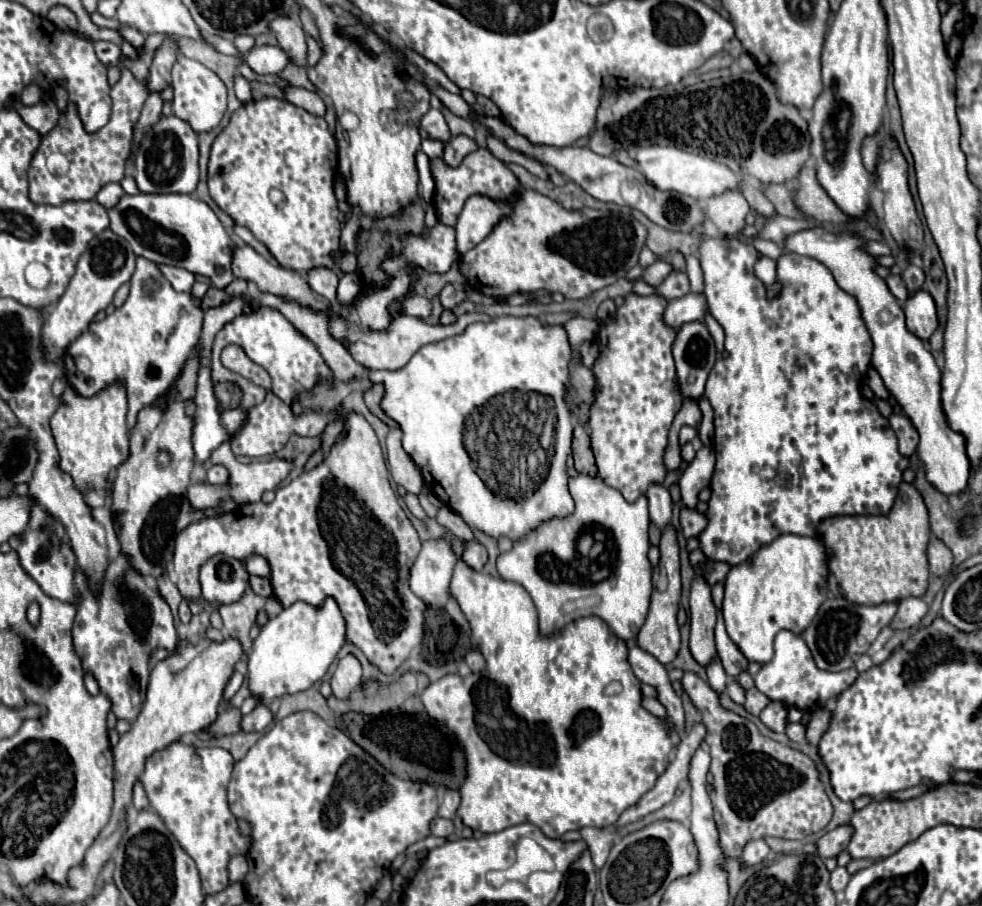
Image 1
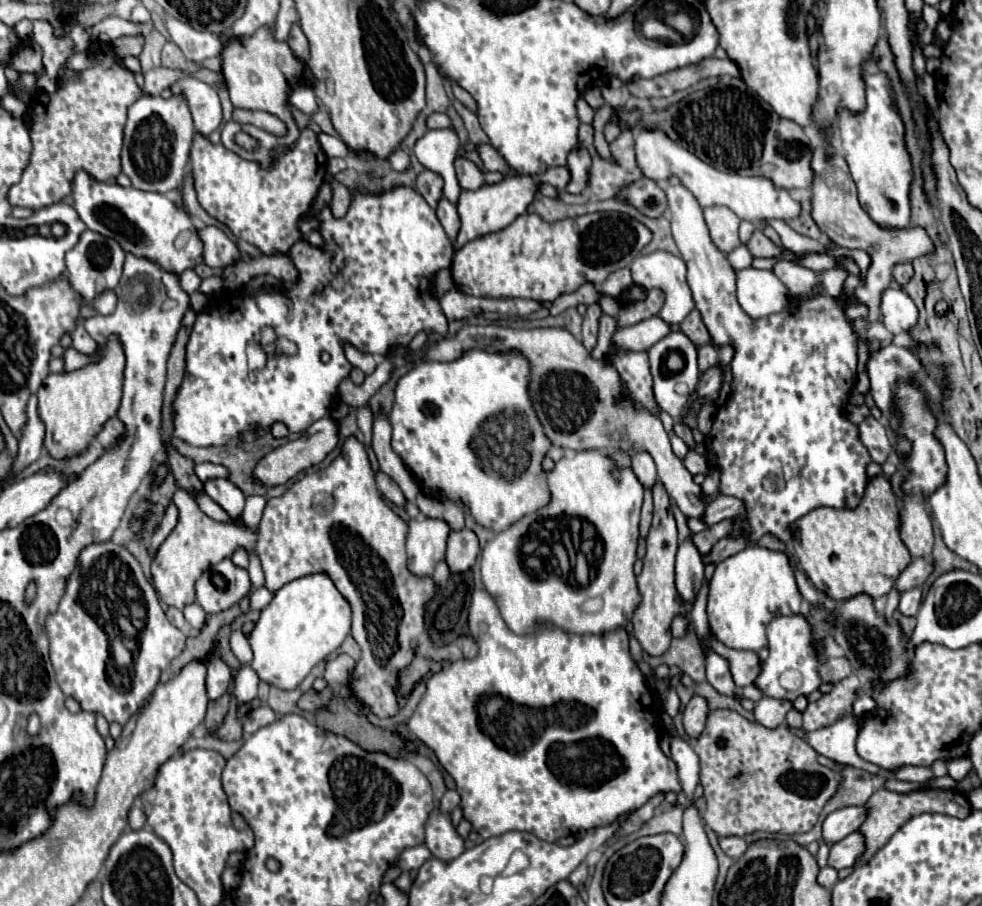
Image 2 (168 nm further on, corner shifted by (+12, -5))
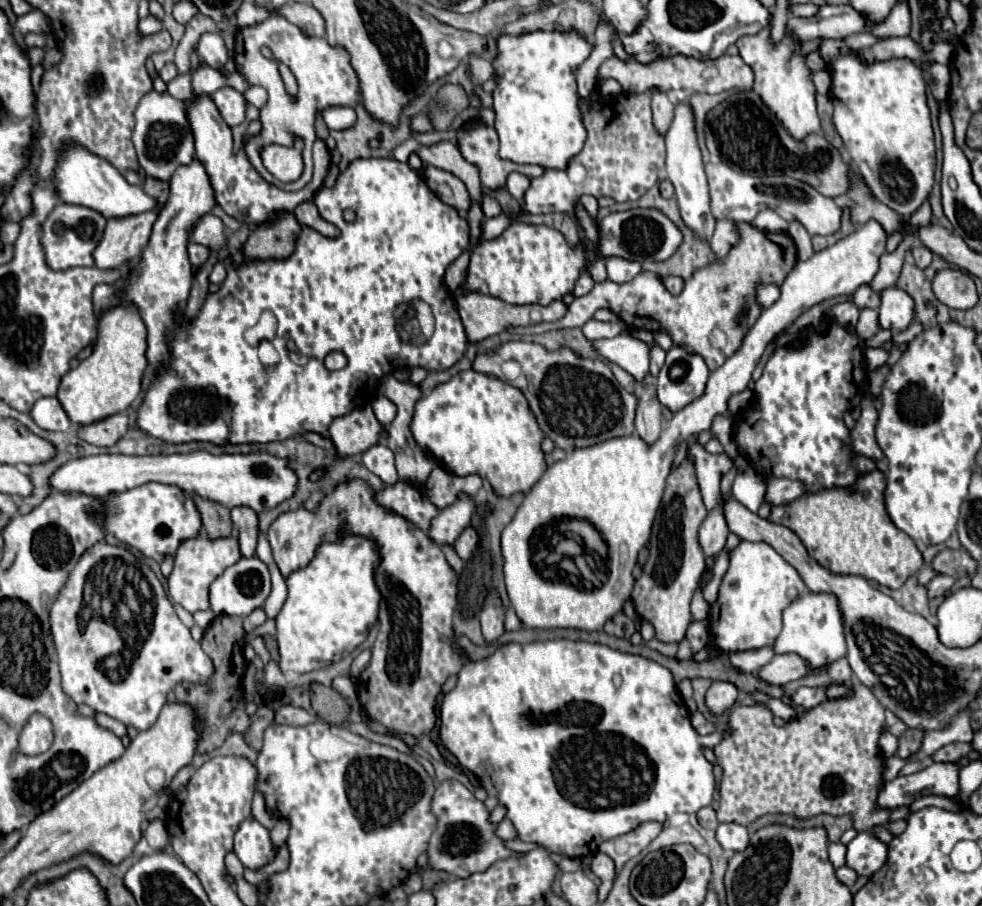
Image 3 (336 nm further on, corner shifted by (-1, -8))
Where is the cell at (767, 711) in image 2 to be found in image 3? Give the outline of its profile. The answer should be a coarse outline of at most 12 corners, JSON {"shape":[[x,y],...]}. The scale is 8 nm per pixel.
{"shape":[[803,686],[791,694],[793,706],[807,710],[825,702],[823,686]]}

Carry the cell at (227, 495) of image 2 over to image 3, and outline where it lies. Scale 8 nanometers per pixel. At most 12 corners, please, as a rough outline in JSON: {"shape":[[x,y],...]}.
{"shape":[[233,508],[231,524],[243,556],[253,556],[259,518],[249,508]]}

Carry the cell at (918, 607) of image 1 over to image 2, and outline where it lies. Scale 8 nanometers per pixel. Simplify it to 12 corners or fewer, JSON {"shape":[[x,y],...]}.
{"shape":[[920,589],[900,597],[898,611],[916,617],[922,601]]}

